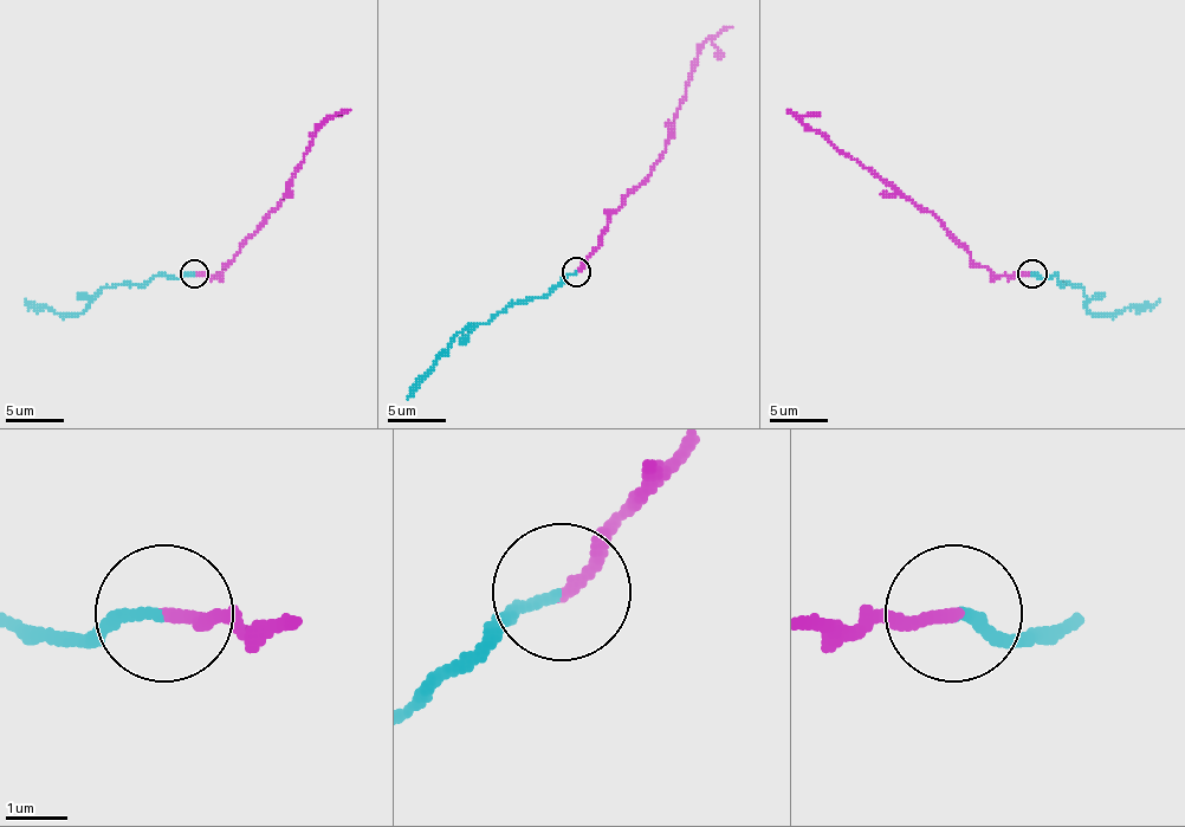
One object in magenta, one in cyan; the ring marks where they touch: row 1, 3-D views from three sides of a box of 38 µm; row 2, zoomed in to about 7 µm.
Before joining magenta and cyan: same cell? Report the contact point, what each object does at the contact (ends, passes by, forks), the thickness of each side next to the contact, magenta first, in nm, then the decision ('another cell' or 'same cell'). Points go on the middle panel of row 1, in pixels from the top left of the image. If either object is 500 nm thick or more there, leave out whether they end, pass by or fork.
at (576, 272); magenta ends there; cyan ends there; 190 nm thick on the magenta side, 160 nm on the other; another cell

